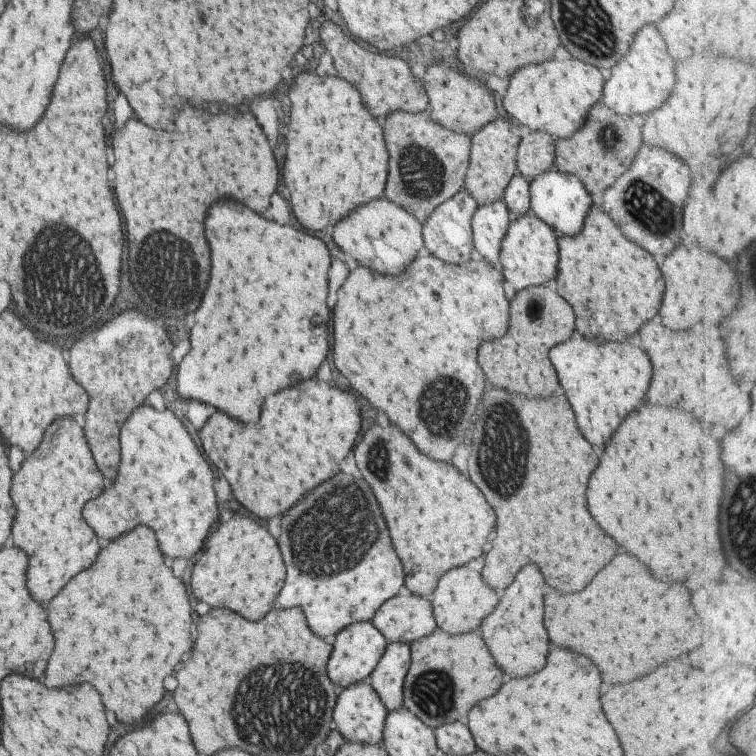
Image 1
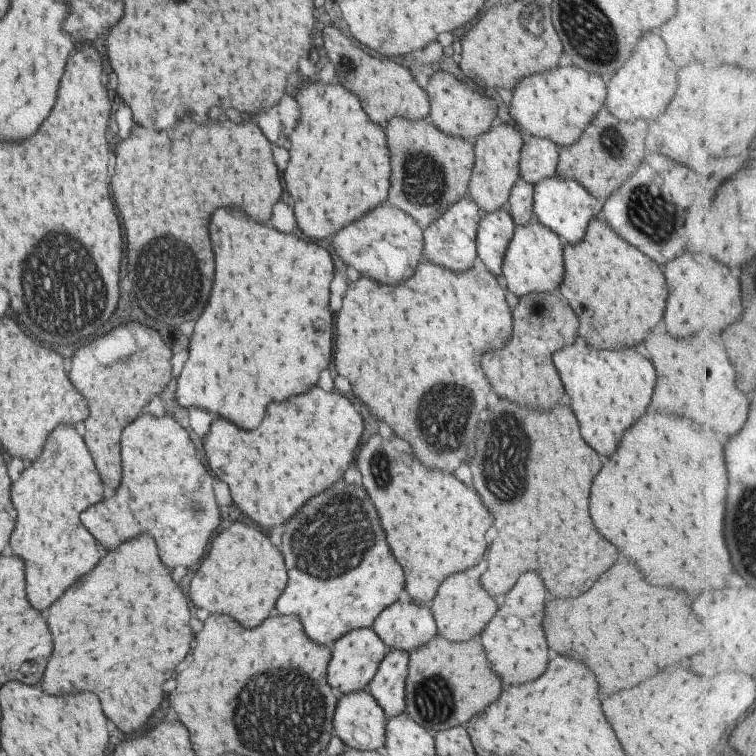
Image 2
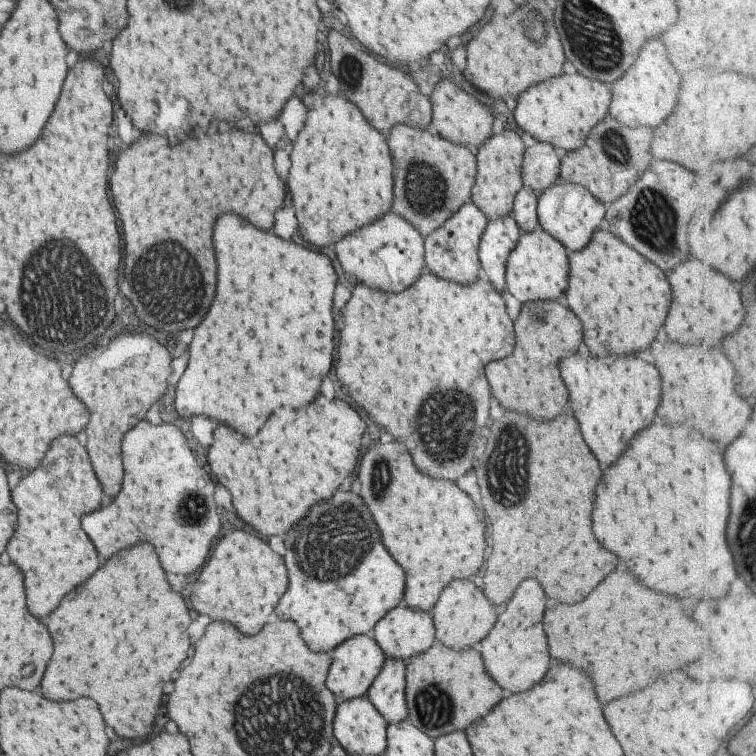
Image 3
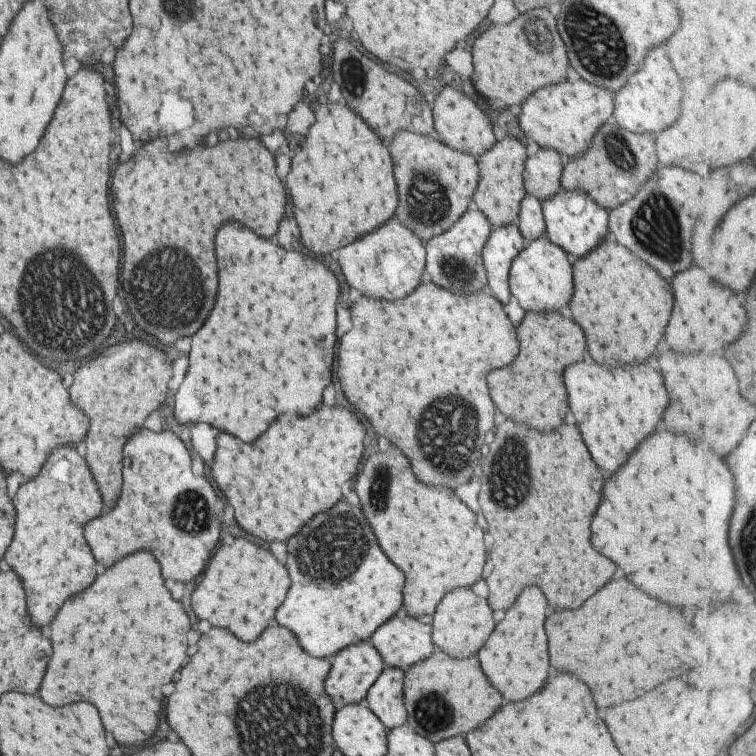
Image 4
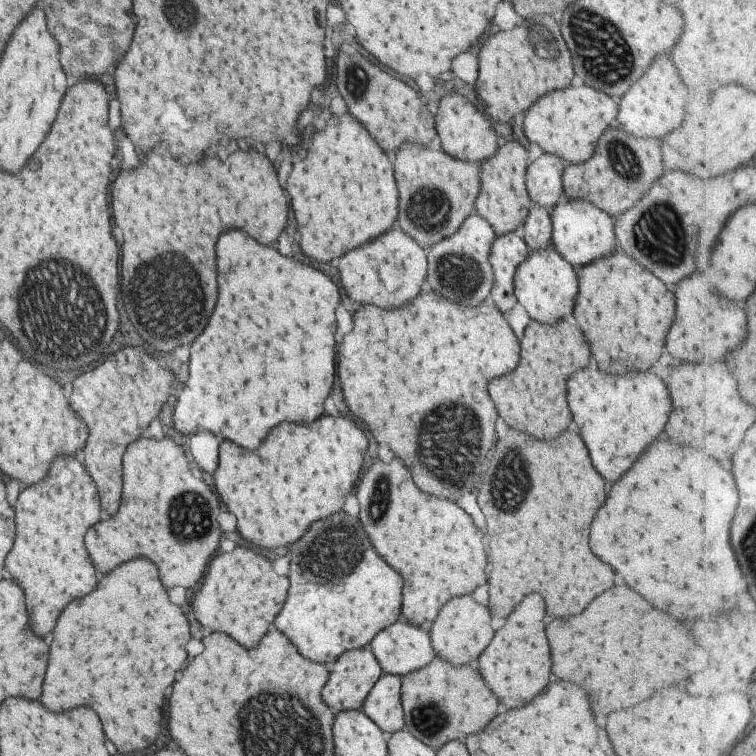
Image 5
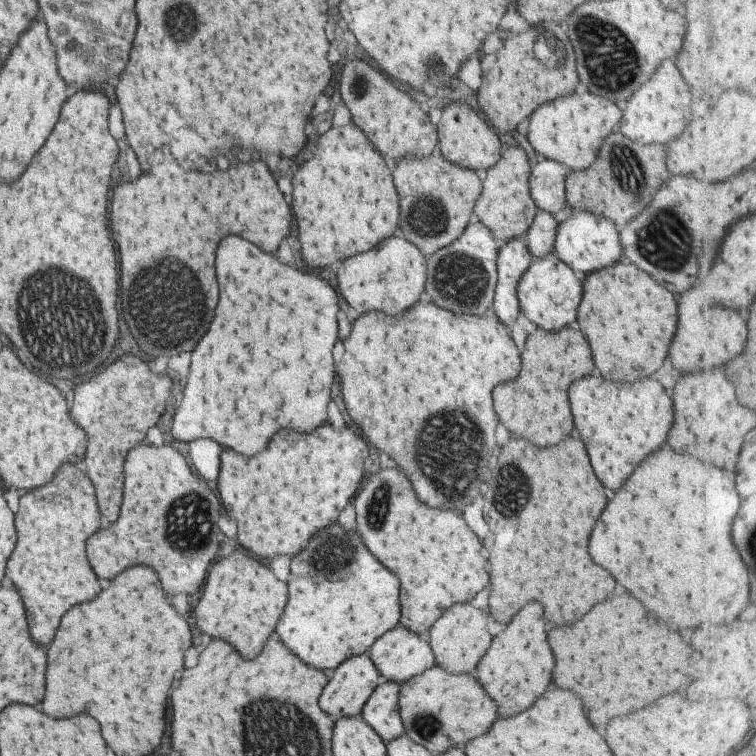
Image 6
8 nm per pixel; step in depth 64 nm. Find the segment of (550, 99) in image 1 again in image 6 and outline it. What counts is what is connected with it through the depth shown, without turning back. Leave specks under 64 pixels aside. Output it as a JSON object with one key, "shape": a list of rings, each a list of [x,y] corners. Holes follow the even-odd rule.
{"shape":[[[589,92],[573,94],[538,106],[529,117],[527,138],[534,152],[539,152],[543,158],[565,165],[571,171],[582,171],[595,160],[603,138],[611,134],[619,118],[621,110],[615,104]]]}

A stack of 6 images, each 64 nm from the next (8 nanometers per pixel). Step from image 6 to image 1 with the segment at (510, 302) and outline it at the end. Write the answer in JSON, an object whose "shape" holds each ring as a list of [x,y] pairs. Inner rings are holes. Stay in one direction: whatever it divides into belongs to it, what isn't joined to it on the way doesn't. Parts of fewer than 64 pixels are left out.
{"shape":[[[495,201],[488,205],[478,206],[471,217],[470,227],[474,249],[494,269],[499,270],[498,254],[503,237],[510,223],[506,204]]]}

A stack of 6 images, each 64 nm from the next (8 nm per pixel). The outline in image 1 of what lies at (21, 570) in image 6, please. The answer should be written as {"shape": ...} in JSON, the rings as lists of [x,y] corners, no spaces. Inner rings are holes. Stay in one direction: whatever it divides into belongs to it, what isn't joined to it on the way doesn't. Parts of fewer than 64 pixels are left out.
{"shape":[[[59,418],[49,428],[51,432],[45,430],[45,438],[21,464],[11,482],[11,500],[15,504],[11,540],[29,558],[27,590],[39,604],[51,600],[71,576],[89,568],[95,560],[99,544],[81,518],[79,508],[85,500],[103,492],[103,478],[93,464],[81,428],[71,418]]]}

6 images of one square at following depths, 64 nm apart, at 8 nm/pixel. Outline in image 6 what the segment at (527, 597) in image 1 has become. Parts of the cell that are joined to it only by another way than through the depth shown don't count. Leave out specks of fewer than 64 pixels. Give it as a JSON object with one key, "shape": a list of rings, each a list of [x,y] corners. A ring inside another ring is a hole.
{"shape":[[[525,604],[515,616],[509,626],[491,640],[485,656],[477,664],[477,680],[483,686],[485,694],[495,702],[497,714],[501,718],[515,716],[527,710],[537,696],[549,686],[553,670],[553,656],[549,652],[545,640],[545,624],[543,612],[539,604]]]}

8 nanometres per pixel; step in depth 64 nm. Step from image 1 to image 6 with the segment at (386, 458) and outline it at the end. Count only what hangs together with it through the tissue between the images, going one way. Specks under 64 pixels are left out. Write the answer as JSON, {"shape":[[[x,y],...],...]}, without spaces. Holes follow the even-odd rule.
{"shape":[[[383,470],[373,474],[363,488],[357,492],[355,500],[355,522],[357,534],[363,540],[365,548],[383,564],[391,574],[399,578],[399,606],[401,606],[401,626],[411,632],[417,632],[421,638],[427,638],[427,630],[433,622],[455,602],[469,602],[473,596],[487,586],[485,560],[479,556],[479,540],[465,522],[451,510],[429,510],[423,506],[411,492],[409,482],[393,470]]]}

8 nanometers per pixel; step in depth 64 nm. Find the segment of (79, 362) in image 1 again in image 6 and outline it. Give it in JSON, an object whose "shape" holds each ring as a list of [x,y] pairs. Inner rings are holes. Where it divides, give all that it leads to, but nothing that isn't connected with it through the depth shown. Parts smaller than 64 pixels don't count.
{"shape":[[[123,356],[121,360],[107,366],[107,370],[99,372],[89,382],[81,382],[73,390],[69,416],[85,432],[85,474],[93,484],[99,512],[107,522],[115,522],[119,514],[123,458],[133,446],[143,442],[145,432],[159,420],[161,412],[165,410],[169,390],[171,380],[167,376],[151,374],[147,364],[137,356]]]}

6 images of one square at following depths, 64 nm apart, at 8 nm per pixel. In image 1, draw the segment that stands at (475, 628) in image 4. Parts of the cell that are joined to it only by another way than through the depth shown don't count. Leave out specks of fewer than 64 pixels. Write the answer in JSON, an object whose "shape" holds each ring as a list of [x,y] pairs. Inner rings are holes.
{"shape":[[[467,568],[449,570],[449,574],[445,574],[445,578],[441,578],[441,582],[437,582],[437,586],[433,590],[433,598],[431,598],[436,628],[451,636],[465,634],[465,632],[477,628],[479,622],[495,608],[495,604],[497,604],[495,594],[481,582],[479,574],[475,574]]]}

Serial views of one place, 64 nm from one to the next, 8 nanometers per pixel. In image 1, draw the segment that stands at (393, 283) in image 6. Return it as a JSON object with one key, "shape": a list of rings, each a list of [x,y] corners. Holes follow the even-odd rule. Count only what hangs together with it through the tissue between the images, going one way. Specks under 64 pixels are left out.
{"shape":[[[379,198],[367,202],[365,206],[357,208],[351,216],[337,222],[337,226],[333,226],[331,240],[339,250],[351,252],[353,258],[361,264],[373,258],[381,258],[381,266],[363,266],[363,268],[385,276],[397,276],[411,264],[417,250],[421,248],[422,232],[420,222],[403,207],[391,204],[388,199]]]}

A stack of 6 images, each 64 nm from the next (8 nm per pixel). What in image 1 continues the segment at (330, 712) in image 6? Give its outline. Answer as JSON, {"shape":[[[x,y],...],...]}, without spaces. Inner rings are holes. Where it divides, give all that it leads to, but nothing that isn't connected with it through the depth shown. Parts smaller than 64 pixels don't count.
{"shape":[[[365,621],[347,626],[345,630],[341,630],[341,634],[337,633],[335,637],[331,638],[330,642],[332,649],[327,659],[327,676],[338,690],[367,681],[387,645],[385,638],[377,628],[371,622]]]}

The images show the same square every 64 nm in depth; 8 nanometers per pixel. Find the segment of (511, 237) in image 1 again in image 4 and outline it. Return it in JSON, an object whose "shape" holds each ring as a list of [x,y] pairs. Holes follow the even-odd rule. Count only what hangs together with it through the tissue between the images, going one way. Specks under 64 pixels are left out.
{"shape":[[[545,237],[525,243],[517,258],[512,260],[508,274],[508,289],[519,306],[529,313],[559,312],[572,297],[572,264],[564,250]]]}

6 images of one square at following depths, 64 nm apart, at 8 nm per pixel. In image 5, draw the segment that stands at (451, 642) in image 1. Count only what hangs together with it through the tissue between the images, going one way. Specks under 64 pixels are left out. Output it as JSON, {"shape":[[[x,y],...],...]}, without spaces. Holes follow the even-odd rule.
{"shape":[[[434,656],[429,666],[406,674],[400,682],[400,703],[404,728],[417,740],[436,750],[451,740],[463,740],[467,734],[485,728],[497,712],[497,700],[485,688],[477,670],[469,666],[451,668]]]}

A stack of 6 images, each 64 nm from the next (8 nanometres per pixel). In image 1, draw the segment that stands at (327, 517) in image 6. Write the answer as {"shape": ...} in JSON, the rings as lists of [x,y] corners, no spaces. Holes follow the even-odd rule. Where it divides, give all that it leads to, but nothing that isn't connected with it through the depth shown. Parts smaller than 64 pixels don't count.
{"shape":[[[311,378],[307,382],[281,390],[281,394],[265,398],[265,406],[261,406],[261,418],[253,426],[241,426],[241,422],[233,422],[225,414],[215,412],[201,428],[199,442],[207,460],[229,482],[233,498],[249,514],[257,516],[259,520],[267,520],[271,516],[283,514],[299,498],[303,498],[303,494],[339,472],[341,460],[349,454],[359,434],[359,422],[359,412],[351,394],[319,382],[317,378]]]}

